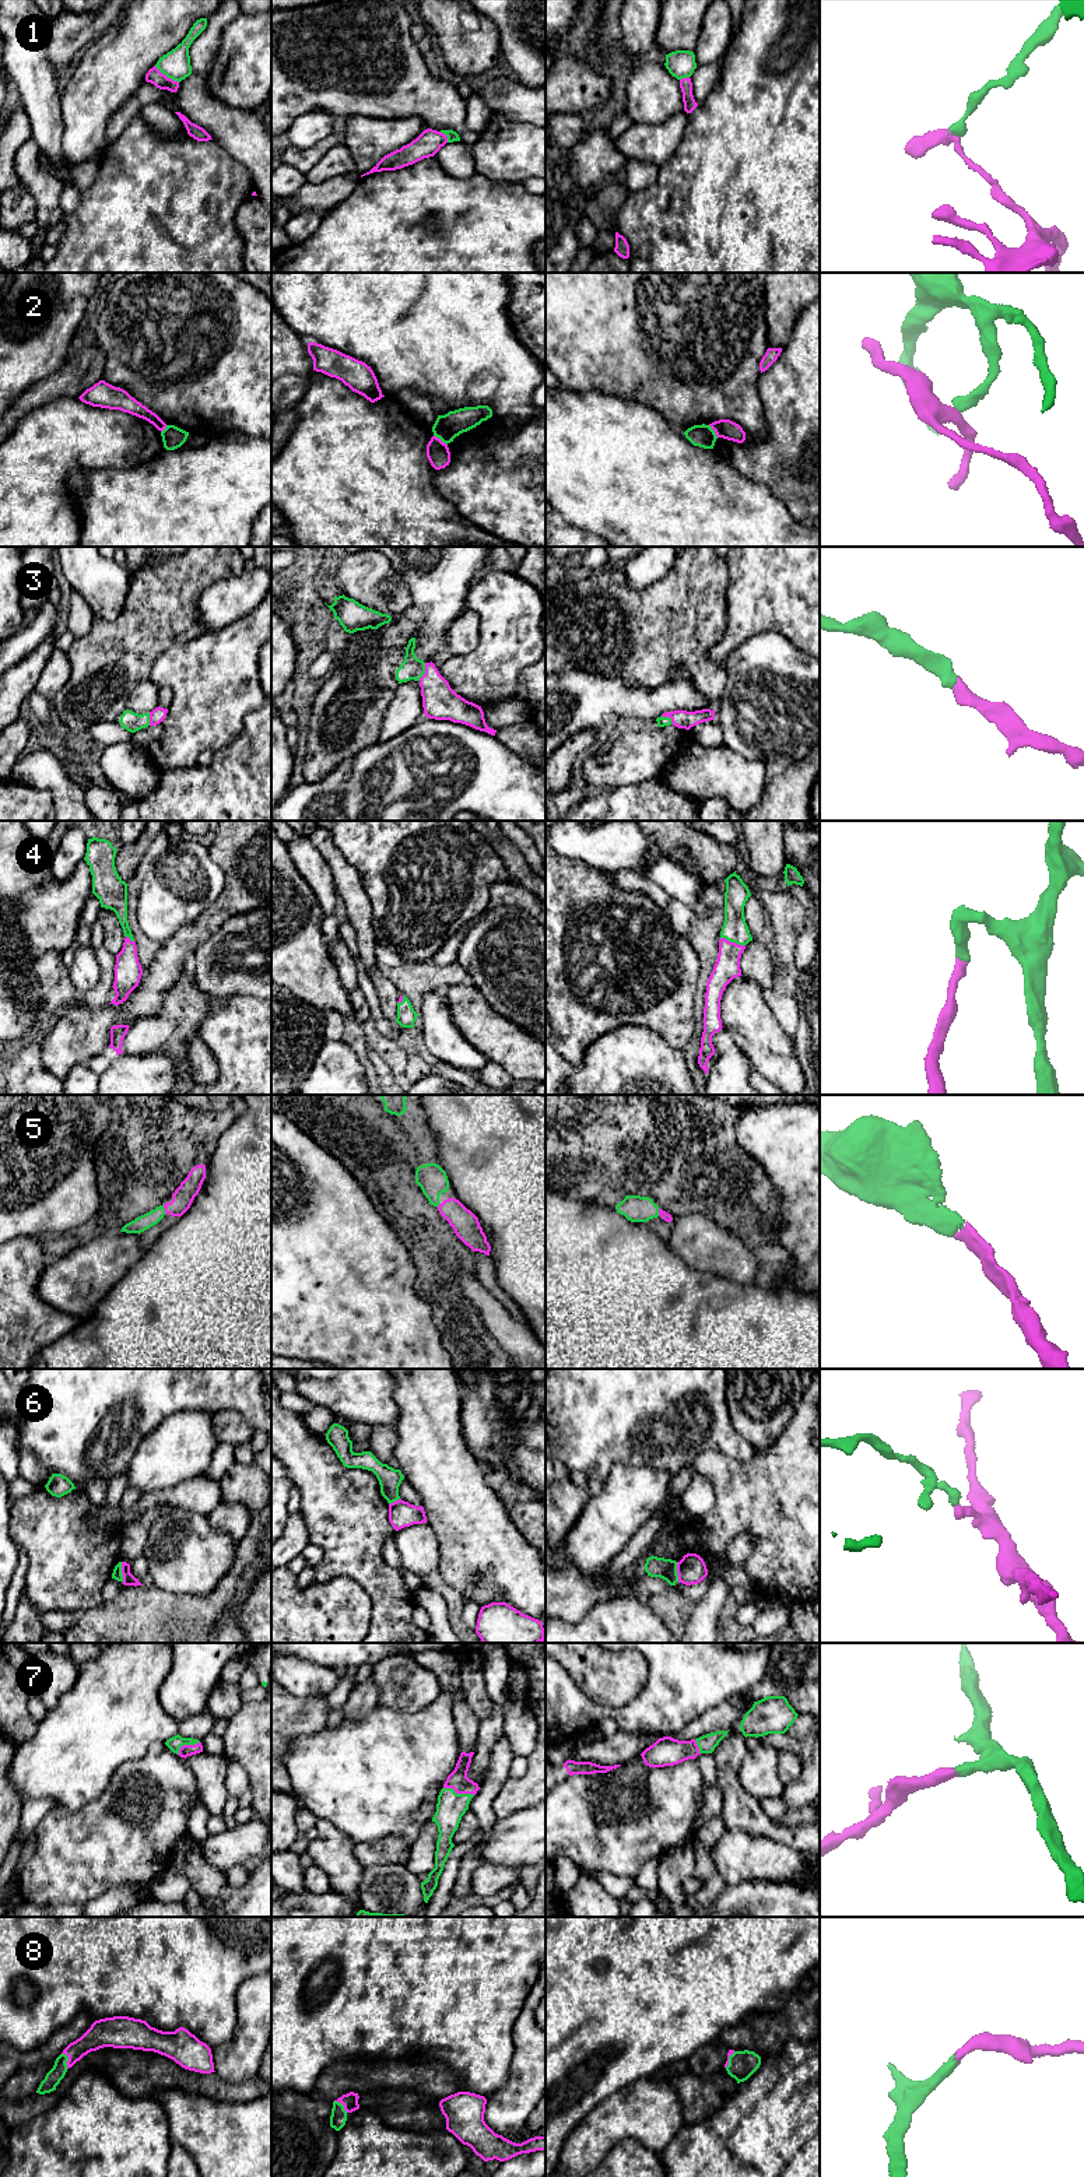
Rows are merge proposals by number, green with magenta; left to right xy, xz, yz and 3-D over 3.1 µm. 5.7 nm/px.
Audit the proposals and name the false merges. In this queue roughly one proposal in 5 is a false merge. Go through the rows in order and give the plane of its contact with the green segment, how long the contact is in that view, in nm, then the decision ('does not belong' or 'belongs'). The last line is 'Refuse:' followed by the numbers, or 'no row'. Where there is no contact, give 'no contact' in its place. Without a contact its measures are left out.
1: contact in xy; length 170 nm; does not belong
2: contact in xz; length 100 nm; does not belong
3: contact in xz; length 110 nm; belongs
4: contact in yz; length 150 nm; belongs
5: contact in xy; length 50 nm; belongs
6: contact in xy; length 110 nm; does not belong
7: contact in xz; length 180 nm; belongs
8: contact in xy; length 100 nm; belongs
Refuse: 1, 2, 6

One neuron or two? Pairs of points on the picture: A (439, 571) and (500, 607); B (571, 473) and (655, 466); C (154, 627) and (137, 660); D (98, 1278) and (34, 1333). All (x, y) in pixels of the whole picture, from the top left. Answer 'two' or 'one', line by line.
A: two
B: one
C: one
D: two

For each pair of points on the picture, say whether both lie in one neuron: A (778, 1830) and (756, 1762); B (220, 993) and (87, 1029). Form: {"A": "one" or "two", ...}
{"A": "two", "B": "two"}

